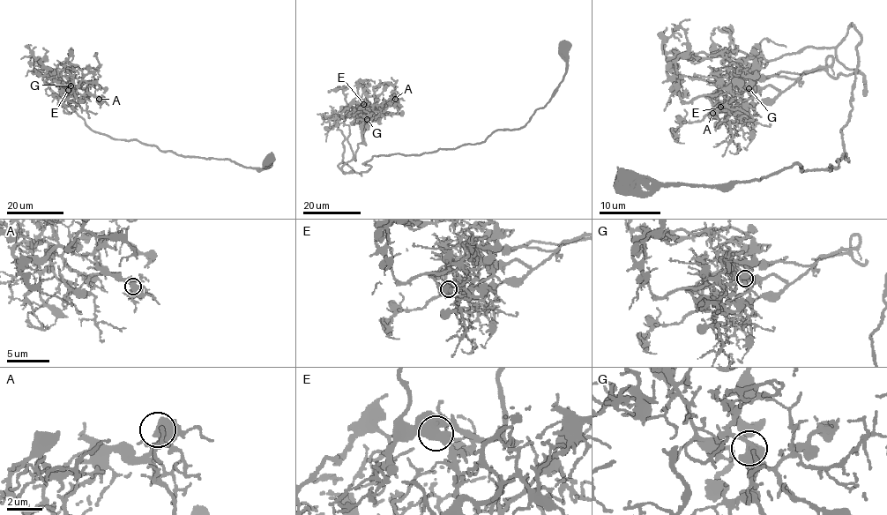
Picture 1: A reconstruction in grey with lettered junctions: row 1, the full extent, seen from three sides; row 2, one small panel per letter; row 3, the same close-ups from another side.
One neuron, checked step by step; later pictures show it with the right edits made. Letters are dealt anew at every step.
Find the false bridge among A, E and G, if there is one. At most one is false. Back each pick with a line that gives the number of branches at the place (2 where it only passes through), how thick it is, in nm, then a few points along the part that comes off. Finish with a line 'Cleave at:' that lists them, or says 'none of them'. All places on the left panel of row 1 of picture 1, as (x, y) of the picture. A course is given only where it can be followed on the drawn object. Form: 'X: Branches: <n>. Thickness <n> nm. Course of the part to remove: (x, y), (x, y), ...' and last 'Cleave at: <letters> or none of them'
Cleave at: none of them

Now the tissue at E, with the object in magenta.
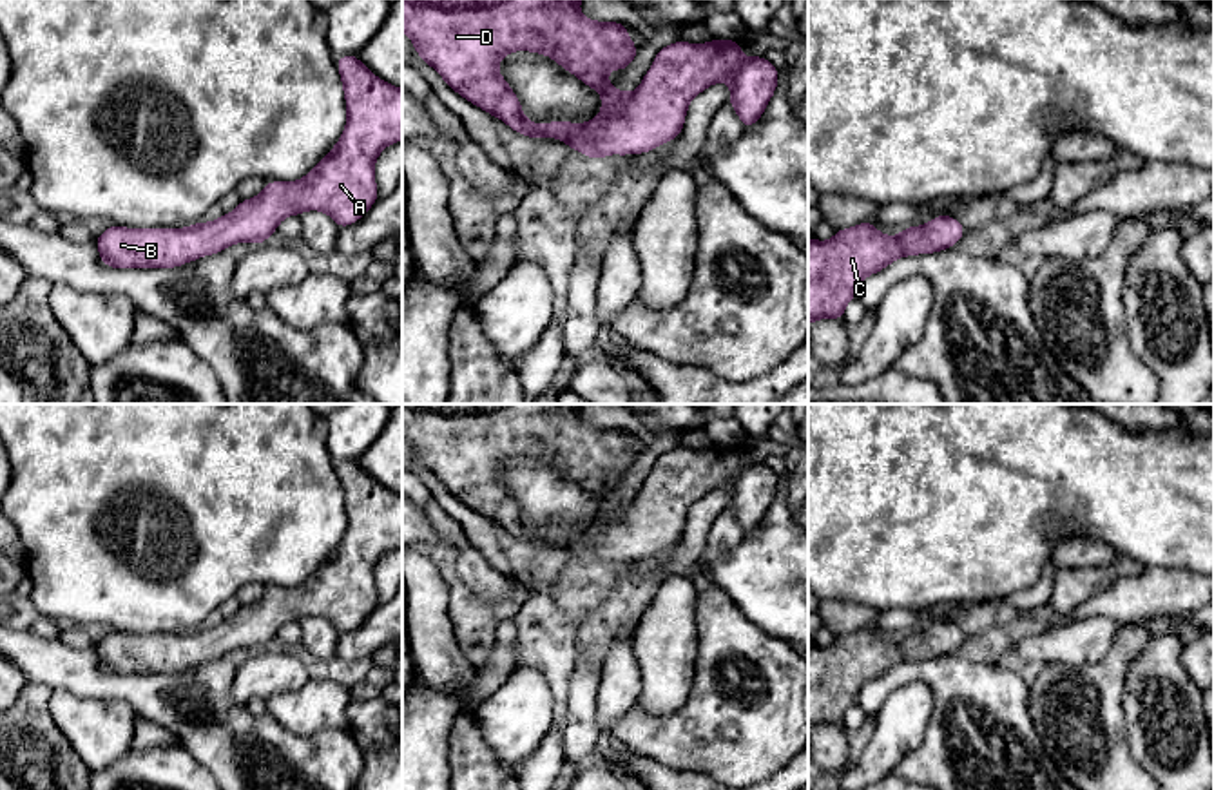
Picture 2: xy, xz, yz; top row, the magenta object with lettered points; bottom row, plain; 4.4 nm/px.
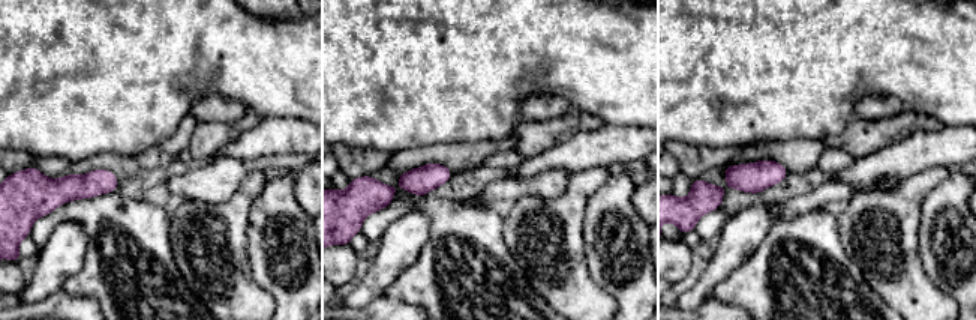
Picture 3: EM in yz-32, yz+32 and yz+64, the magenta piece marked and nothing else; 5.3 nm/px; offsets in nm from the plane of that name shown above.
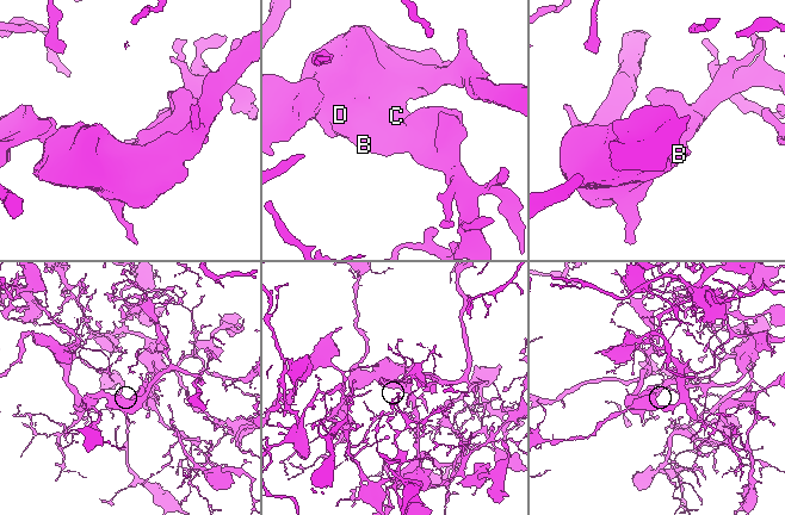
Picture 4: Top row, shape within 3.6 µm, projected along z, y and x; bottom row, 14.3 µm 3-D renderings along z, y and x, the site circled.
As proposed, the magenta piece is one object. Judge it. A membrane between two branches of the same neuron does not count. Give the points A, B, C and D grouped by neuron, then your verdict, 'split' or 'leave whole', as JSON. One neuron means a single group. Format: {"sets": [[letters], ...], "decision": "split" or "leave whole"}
{"sets": [["A", "B", "C", "D"]], "decision": "leave whole"}

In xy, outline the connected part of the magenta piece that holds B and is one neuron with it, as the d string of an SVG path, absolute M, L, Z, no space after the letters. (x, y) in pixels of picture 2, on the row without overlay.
M355 460L335 466L346 506L346 533L333 554L297 587L266 587L252 605L216 627L185 634L127 634L111 631L92 647L100 667L109 674L178 674L185 669L226 656L236 649L263 650L288 621L319 616L333 623L339 634L357 629L379 605L375 567L391 549L402 545L402 495L375 482Z

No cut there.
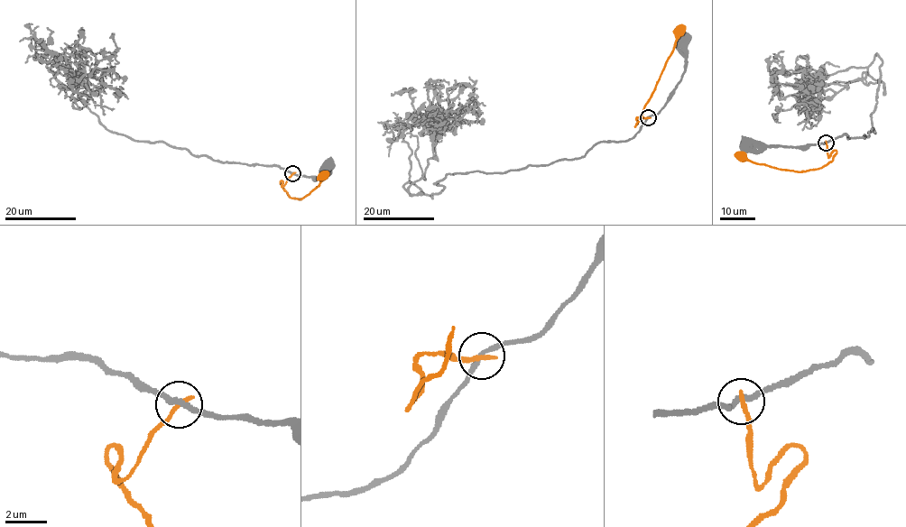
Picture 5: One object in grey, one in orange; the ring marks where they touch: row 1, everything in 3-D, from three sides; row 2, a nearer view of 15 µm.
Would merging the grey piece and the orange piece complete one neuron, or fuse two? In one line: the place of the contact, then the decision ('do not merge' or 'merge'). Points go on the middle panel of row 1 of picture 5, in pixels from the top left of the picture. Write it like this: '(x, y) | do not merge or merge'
(648, 117) | do not merge

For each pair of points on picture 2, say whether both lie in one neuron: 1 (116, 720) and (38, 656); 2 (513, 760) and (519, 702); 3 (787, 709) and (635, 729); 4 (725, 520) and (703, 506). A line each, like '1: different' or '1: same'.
1: different
2: same
3: same
4: different

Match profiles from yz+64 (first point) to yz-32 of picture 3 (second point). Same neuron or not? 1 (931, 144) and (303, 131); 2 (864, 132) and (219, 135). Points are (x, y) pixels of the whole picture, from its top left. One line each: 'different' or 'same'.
1: same
2: same

